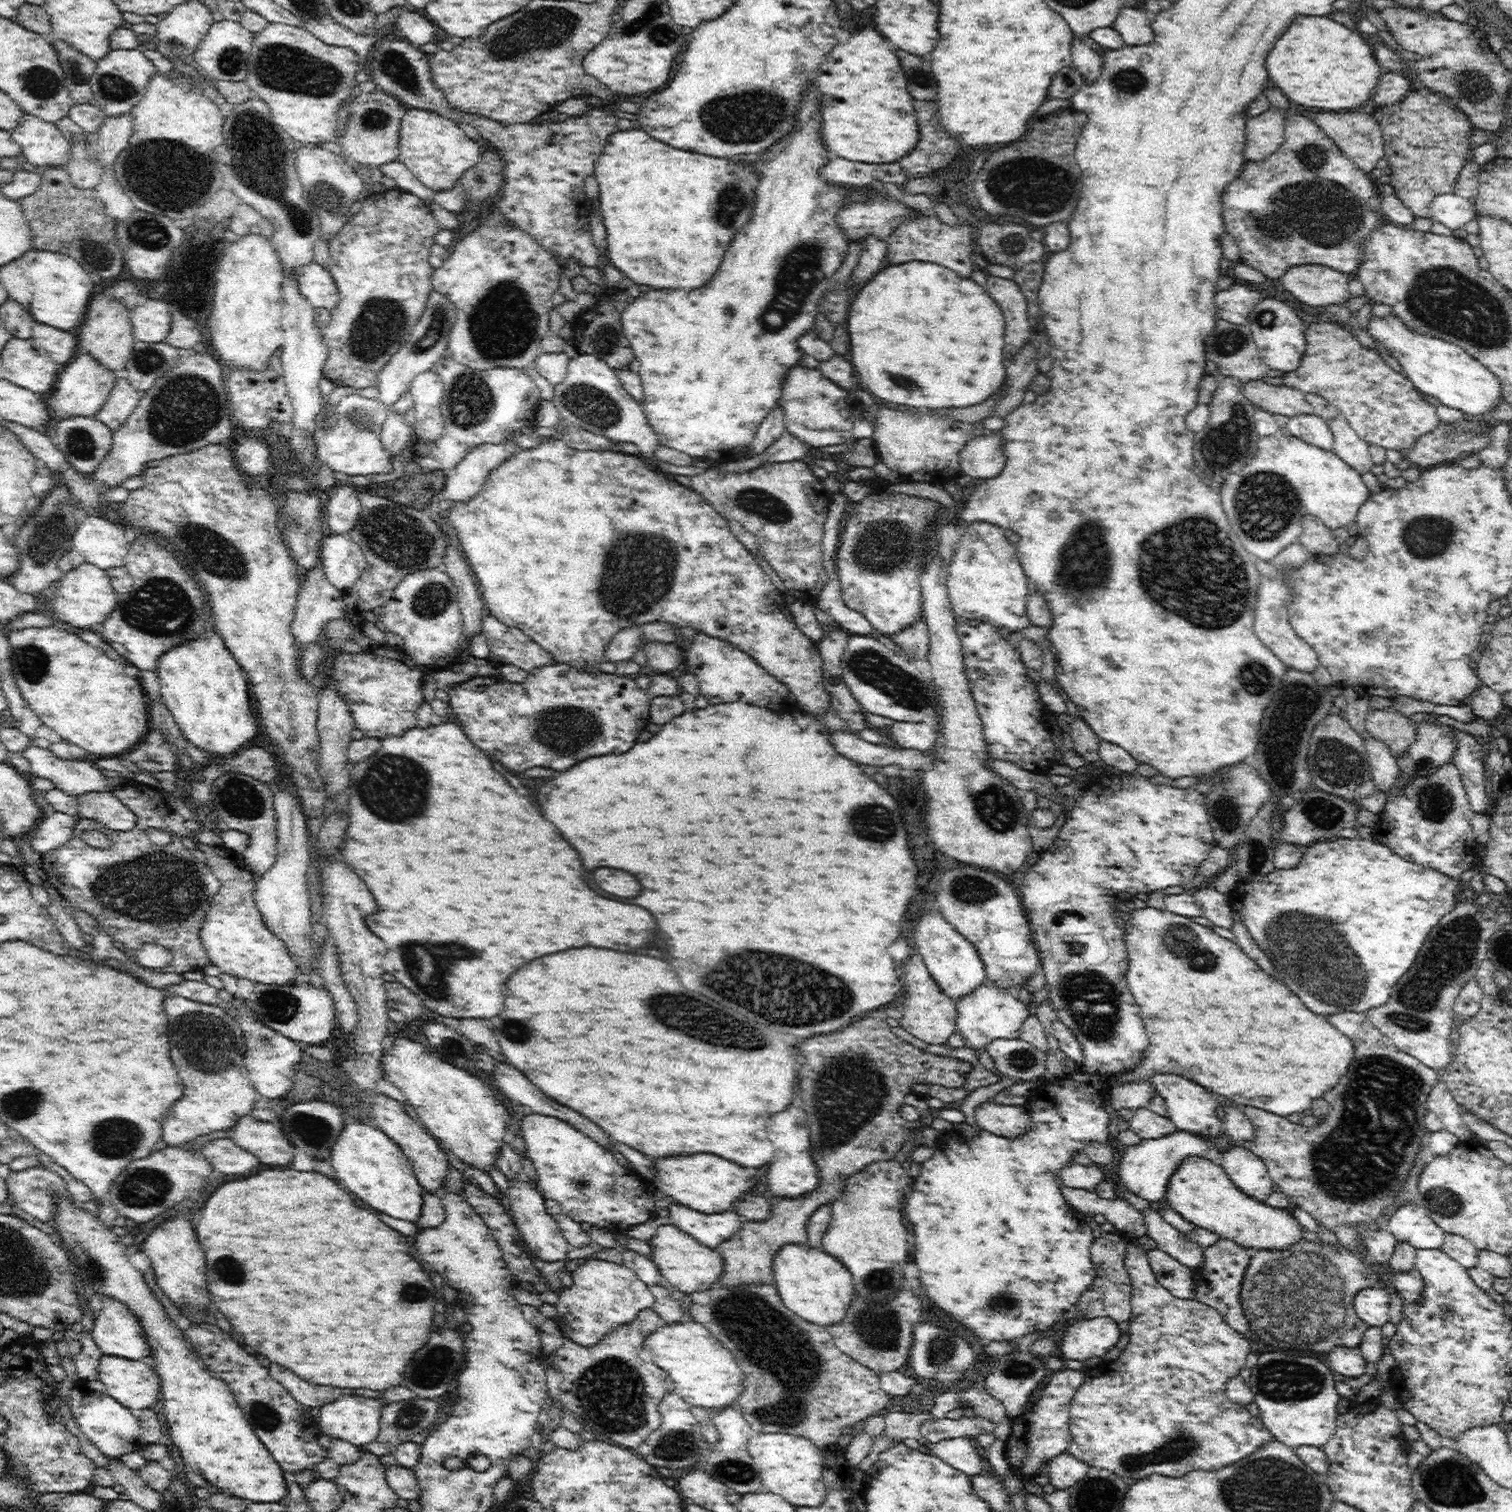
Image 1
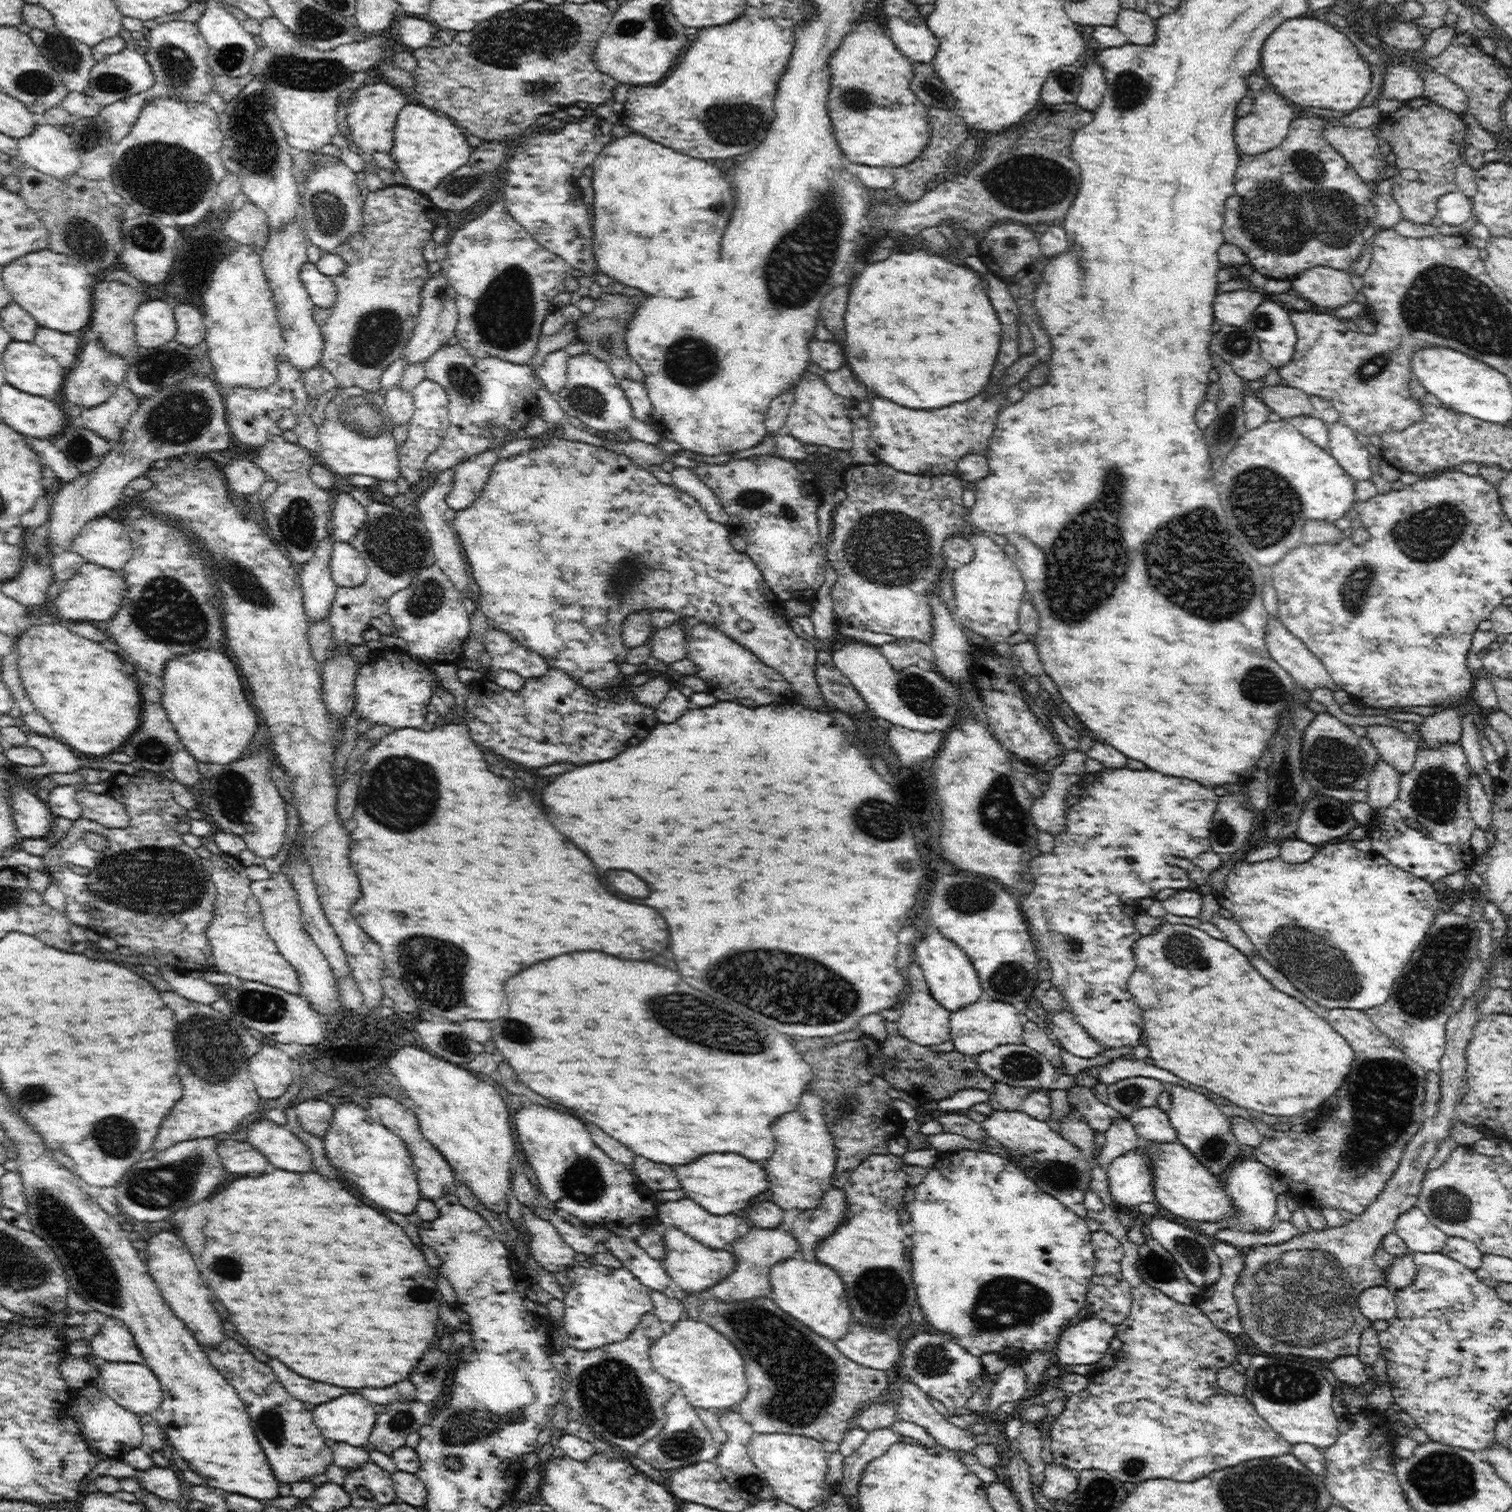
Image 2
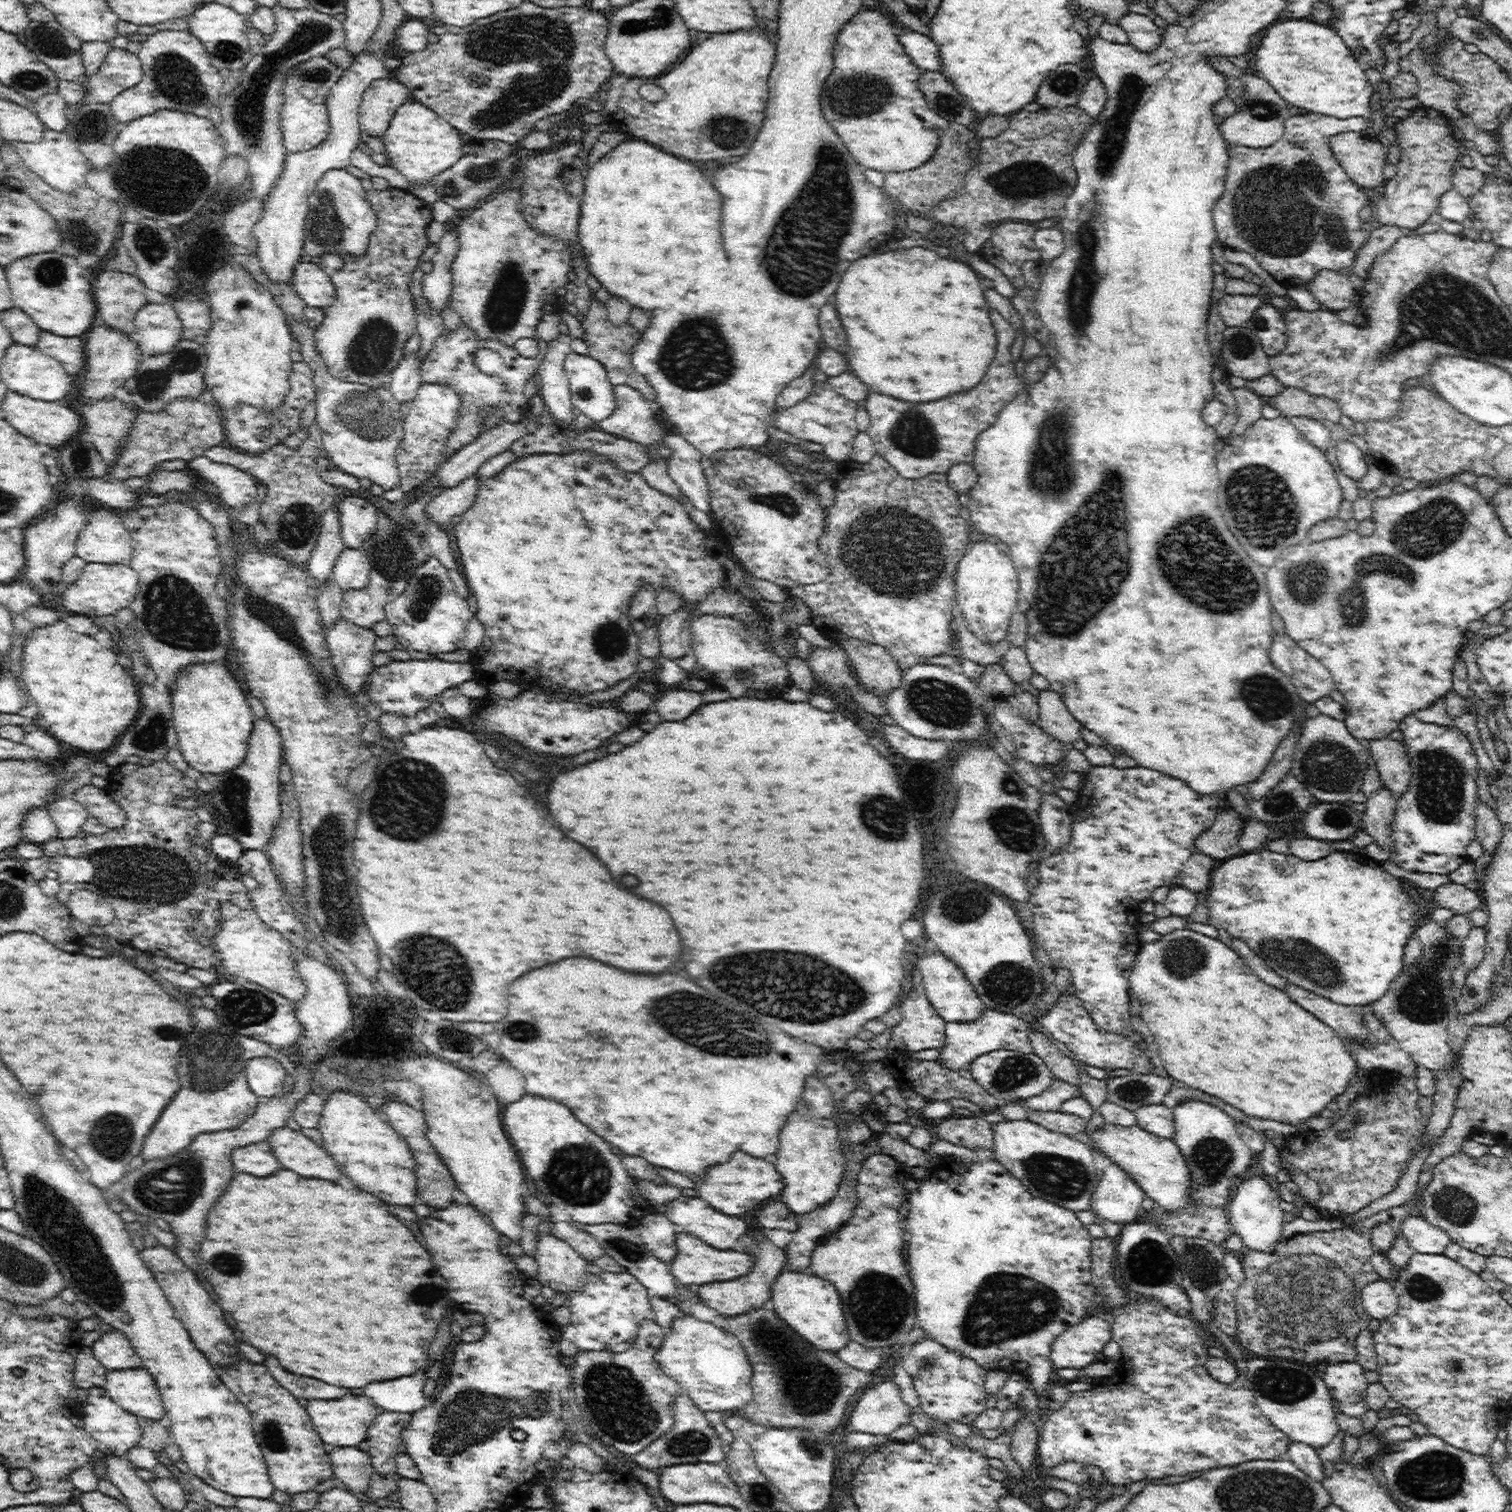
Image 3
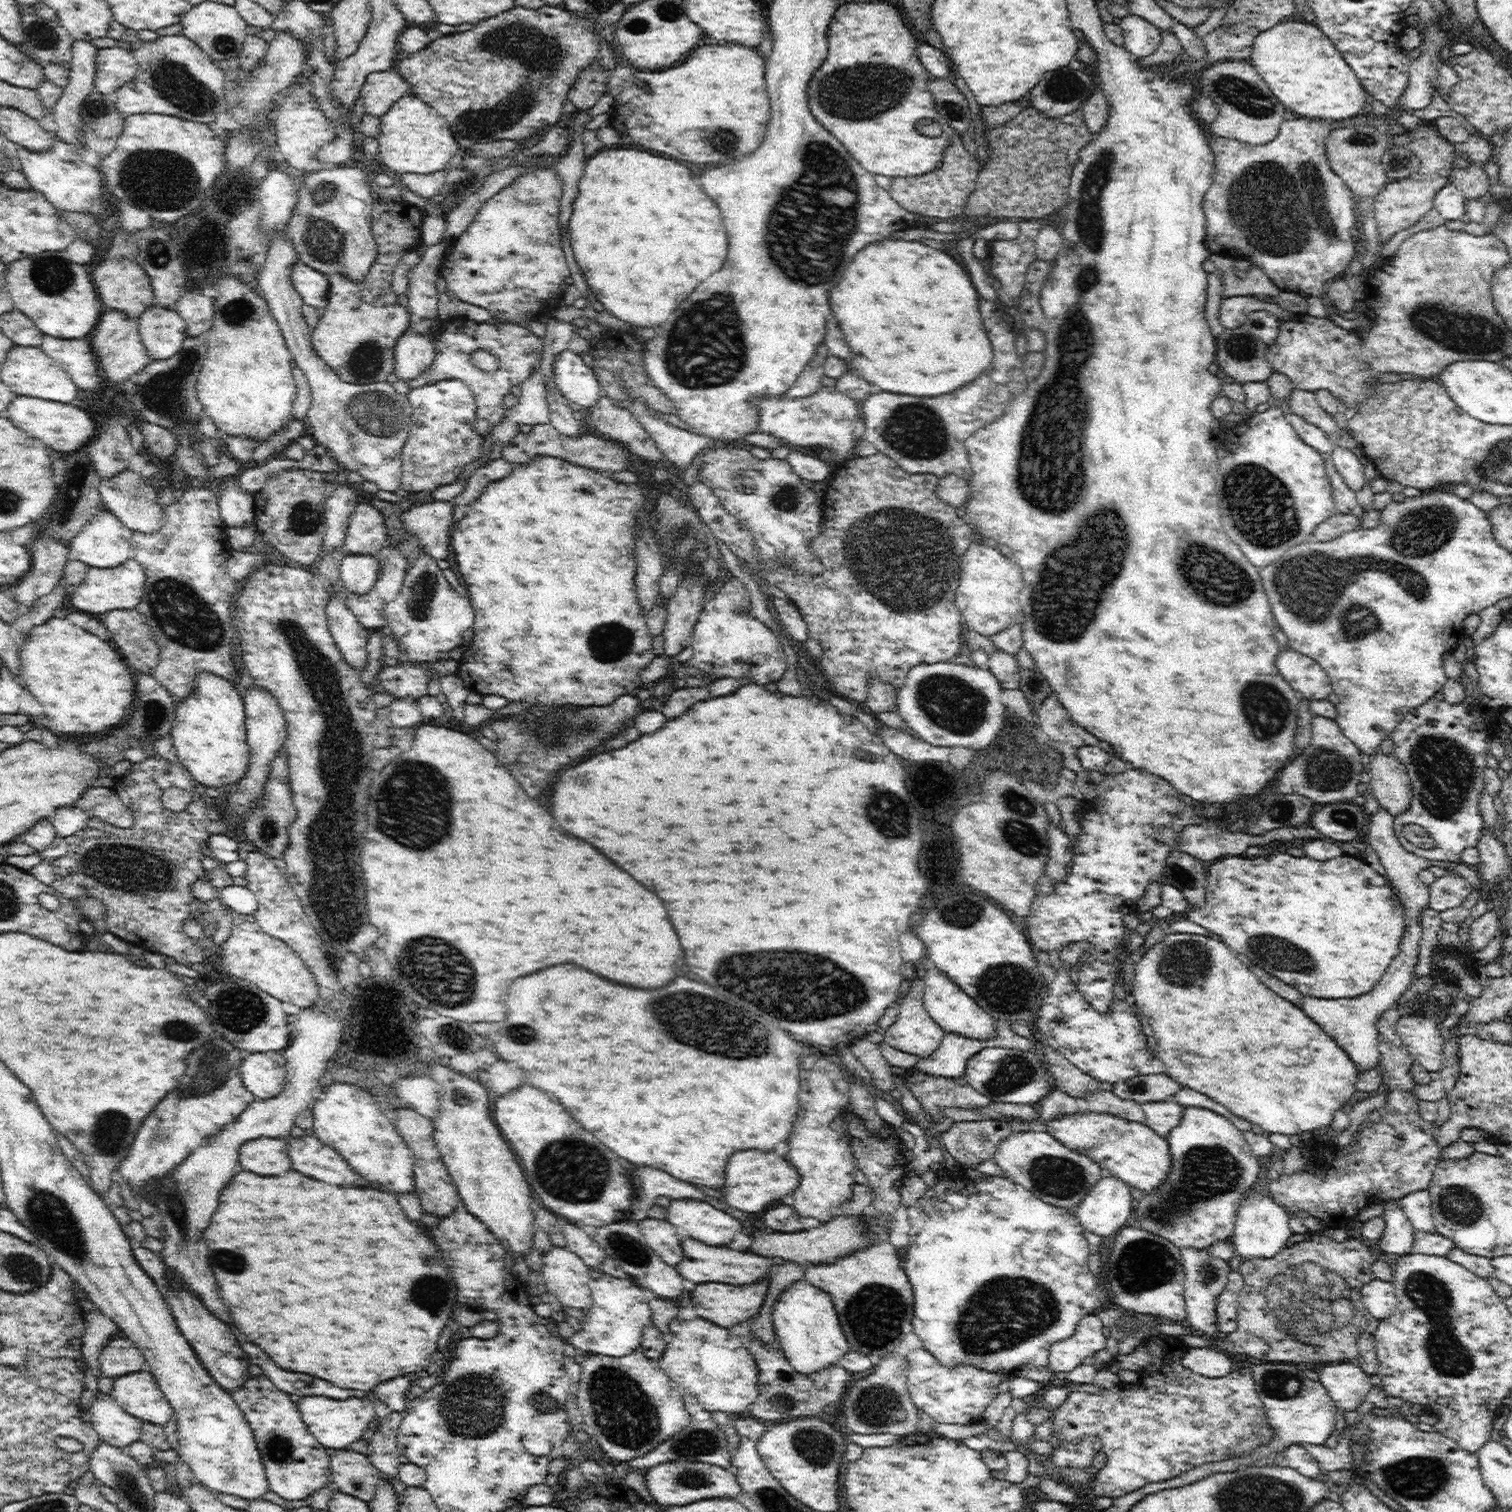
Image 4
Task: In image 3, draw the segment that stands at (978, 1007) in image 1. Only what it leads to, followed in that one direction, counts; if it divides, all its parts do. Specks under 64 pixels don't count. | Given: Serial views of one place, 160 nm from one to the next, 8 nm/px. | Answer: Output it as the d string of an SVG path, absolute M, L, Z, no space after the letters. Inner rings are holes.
M986 1007L980 1018L972 1022L947 1022L945 1028L945 1042L941 1046L941 1055L938 1061L954 1071L968 1068L971 1062L981 1054L993 1050L1017 1050L1023 1053L1032 1053L1033 1048L1029 1037L1030 1026L1020 1016L1002 1013Z

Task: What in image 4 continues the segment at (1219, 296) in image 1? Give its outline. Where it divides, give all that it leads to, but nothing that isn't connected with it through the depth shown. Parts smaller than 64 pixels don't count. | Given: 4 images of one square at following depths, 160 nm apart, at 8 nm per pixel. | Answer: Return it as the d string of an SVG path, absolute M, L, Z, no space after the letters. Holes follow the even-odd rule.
M1256 295L1233 296L1222 301L1219 310L1219 319L1225 329L1239 328L1246 323L1250 313L1264 310L1272 313L1280 321L1288 321L1292 318L1286 310L1282 310L1276 303L1260 301Z

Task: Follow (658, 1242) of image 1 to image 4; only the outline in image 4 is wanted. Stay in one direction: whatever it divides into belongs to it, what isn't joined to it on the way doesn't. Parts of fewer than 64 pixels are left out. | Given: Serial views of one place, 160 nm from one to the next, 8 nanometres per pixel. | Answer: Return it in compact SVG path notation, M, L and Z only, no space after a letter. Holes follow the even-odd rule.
M694 1238L684 1240L682 1248L684 1248L684 1258L676 1268L684 1278L692 1282L724 1282L724 1284L734 1284L734 1286L750 1284L750 1282L758 1282L760 1278L764 1278L770 1266L774 1264L772 1258L764 1258L752 1252L730 1250L726 1246L708 1246Z

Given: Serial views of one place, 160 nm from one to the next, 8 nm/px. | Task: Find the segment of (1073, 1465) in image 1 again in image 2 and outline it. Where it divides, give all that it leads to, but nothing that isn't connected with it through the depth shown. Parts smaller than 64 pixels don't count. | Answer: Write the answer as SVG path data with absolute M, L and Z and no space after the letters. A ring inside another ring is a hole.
M1056 1463L1048 1464L1045 1468L1041 1493L1054 1500L1066 1500L1074 1495L1079 1483L1078 1472Z

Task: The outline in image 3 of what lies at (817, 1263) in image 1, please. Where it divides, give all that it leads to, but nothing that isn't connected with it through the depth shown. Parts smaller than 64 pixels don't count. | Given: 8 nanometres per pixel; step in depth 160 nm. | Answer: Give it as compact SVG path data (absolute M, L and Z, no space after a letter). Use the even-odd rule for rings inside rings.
M784 1268L772 1284L771 1300L774 1310L782 1320L810 1345L836 1354L837 1350L849 1343L850 1337L840 1295L835 1285L825 1278L809 1271L798 1272Z

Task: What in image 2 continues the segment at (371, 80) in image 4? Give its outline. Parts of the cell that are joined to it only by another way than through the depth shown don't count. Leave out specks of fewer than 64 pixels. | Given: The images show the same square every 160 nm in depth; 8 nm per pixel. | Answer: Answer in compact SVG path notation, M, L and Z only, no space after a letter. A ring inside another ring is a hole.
M378 78L372 84L354 88L347 106L347 122L349 126L349 139L357 146L359 153L387 152L391 154L394 146L394 126L396 118L404 105L407 105L406 95L396 86Z

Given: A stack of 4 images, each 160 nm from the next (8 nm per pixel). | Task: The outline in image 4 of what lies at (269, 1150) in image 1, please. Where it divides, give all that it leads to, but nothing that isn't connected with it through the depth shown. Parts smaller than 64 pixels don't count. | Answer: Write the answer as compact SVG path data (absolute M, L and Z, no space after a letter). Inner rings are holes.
M316 1134L287 1137L287 1144L292 1168L306 1176L324 1180L328 1184L342 1184L342 1186L368 1184L366 1180L358 1178L354 1170L350 1170L348 1162L340 1154L336 1154L330 1146L322 1144Z

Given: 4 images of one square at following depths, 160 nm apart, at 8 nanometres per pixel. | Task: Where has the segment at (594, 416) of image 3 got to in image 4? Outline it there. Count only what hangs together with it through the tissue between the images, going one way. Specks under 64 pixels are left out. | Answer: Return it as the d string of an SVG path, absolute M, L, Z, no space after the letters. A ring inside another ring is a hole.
M566 349L554 360L552 375L558 390L569 402L580 404L587 413L600 398L600 387L593 369L584 363L582 357L570 349Z

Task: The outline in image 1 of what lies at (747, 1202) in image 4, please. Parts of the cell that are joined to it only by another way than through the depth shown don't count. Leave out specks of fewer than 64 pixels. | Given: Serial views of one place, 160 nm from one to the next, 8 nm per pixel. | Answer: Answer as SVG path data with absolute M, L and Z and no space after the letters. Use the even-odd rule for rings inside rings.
M690 1154L690 1156L664 1156L654 1164L656 1186L672 1196L680 1204L688 1204L694 1210L714 1214L732 1208L734 1200L740 1198L754 1186L752 1176L738 1164L718 1158L716 1154Z

